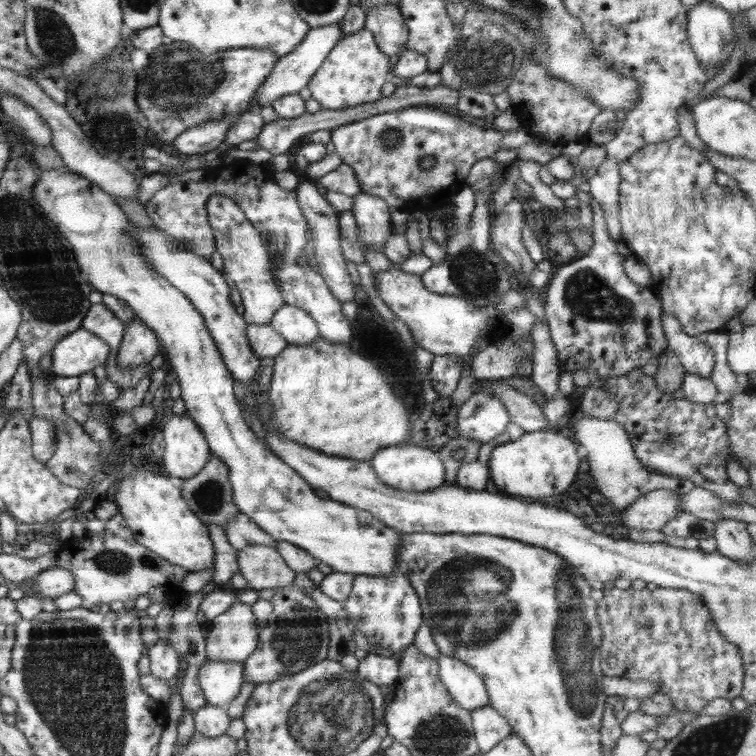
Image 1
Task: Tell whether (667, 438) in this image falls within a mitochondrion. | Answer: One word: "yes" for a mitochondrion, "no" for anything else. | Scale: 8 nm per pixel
yes

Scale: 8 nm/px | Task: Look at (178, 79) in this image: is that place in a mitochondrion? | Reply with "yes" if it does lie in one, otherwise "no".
yes

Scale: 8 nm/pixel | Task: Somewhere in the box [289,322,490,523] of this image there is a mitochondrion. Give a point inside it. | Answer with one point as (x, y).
(387, 335)

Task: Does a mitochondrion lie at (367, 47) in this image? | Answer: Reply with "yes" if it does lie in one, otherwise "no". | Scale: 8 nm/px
no

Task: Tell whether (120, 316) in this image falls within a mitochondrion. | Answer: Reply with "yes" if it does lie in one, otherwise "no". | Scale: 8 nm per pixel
no

